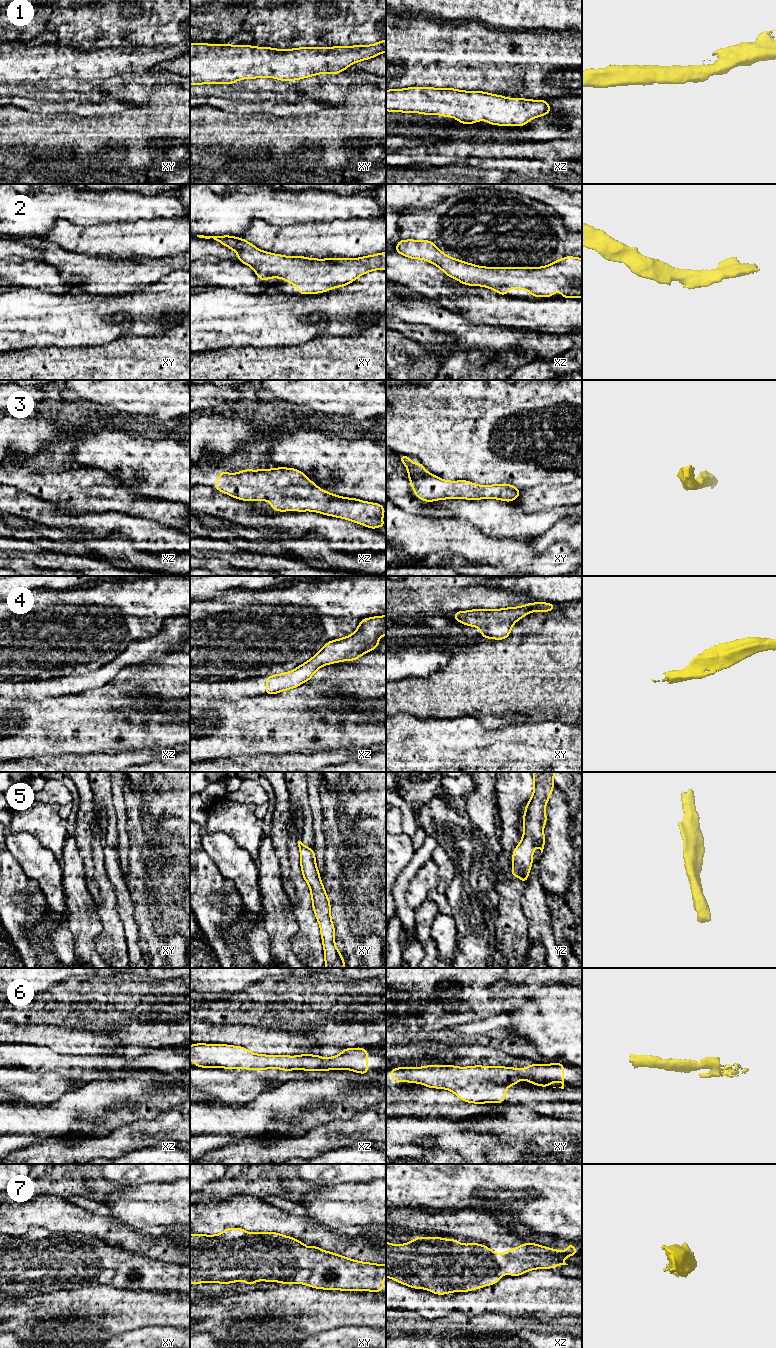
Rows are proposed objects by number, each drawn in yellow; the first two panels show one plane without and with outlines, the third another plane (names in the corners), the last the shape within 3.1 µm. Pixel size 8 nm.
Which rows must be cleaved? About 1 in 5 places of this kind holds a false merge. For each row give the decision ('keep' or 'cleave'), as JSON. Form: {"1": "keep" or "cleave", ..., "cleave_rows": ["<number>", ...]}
{"1": "keep", "2": "keep", "3": "keep", "4": "keep", "5": "keep", "6": "keep", "7": "keep", "cleave_rows": []}

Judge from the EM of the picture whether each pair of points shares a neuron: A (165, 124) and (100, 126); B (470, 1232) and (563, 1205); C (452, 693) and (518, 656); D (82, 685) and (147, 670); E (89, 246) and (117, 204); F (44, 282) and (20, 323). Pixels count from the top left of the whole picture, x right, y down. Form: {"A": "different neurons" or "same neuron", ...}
{"A": "same neuron", "B": "different neurons", "C": "same neuron", "D": "different neurons", "E": "different neurons", "F": "different neurons"}

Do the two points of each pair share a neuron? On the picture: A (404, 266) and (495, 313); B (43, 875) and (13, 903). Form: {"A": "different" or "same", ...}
{"A": "same", "B": "different"}

